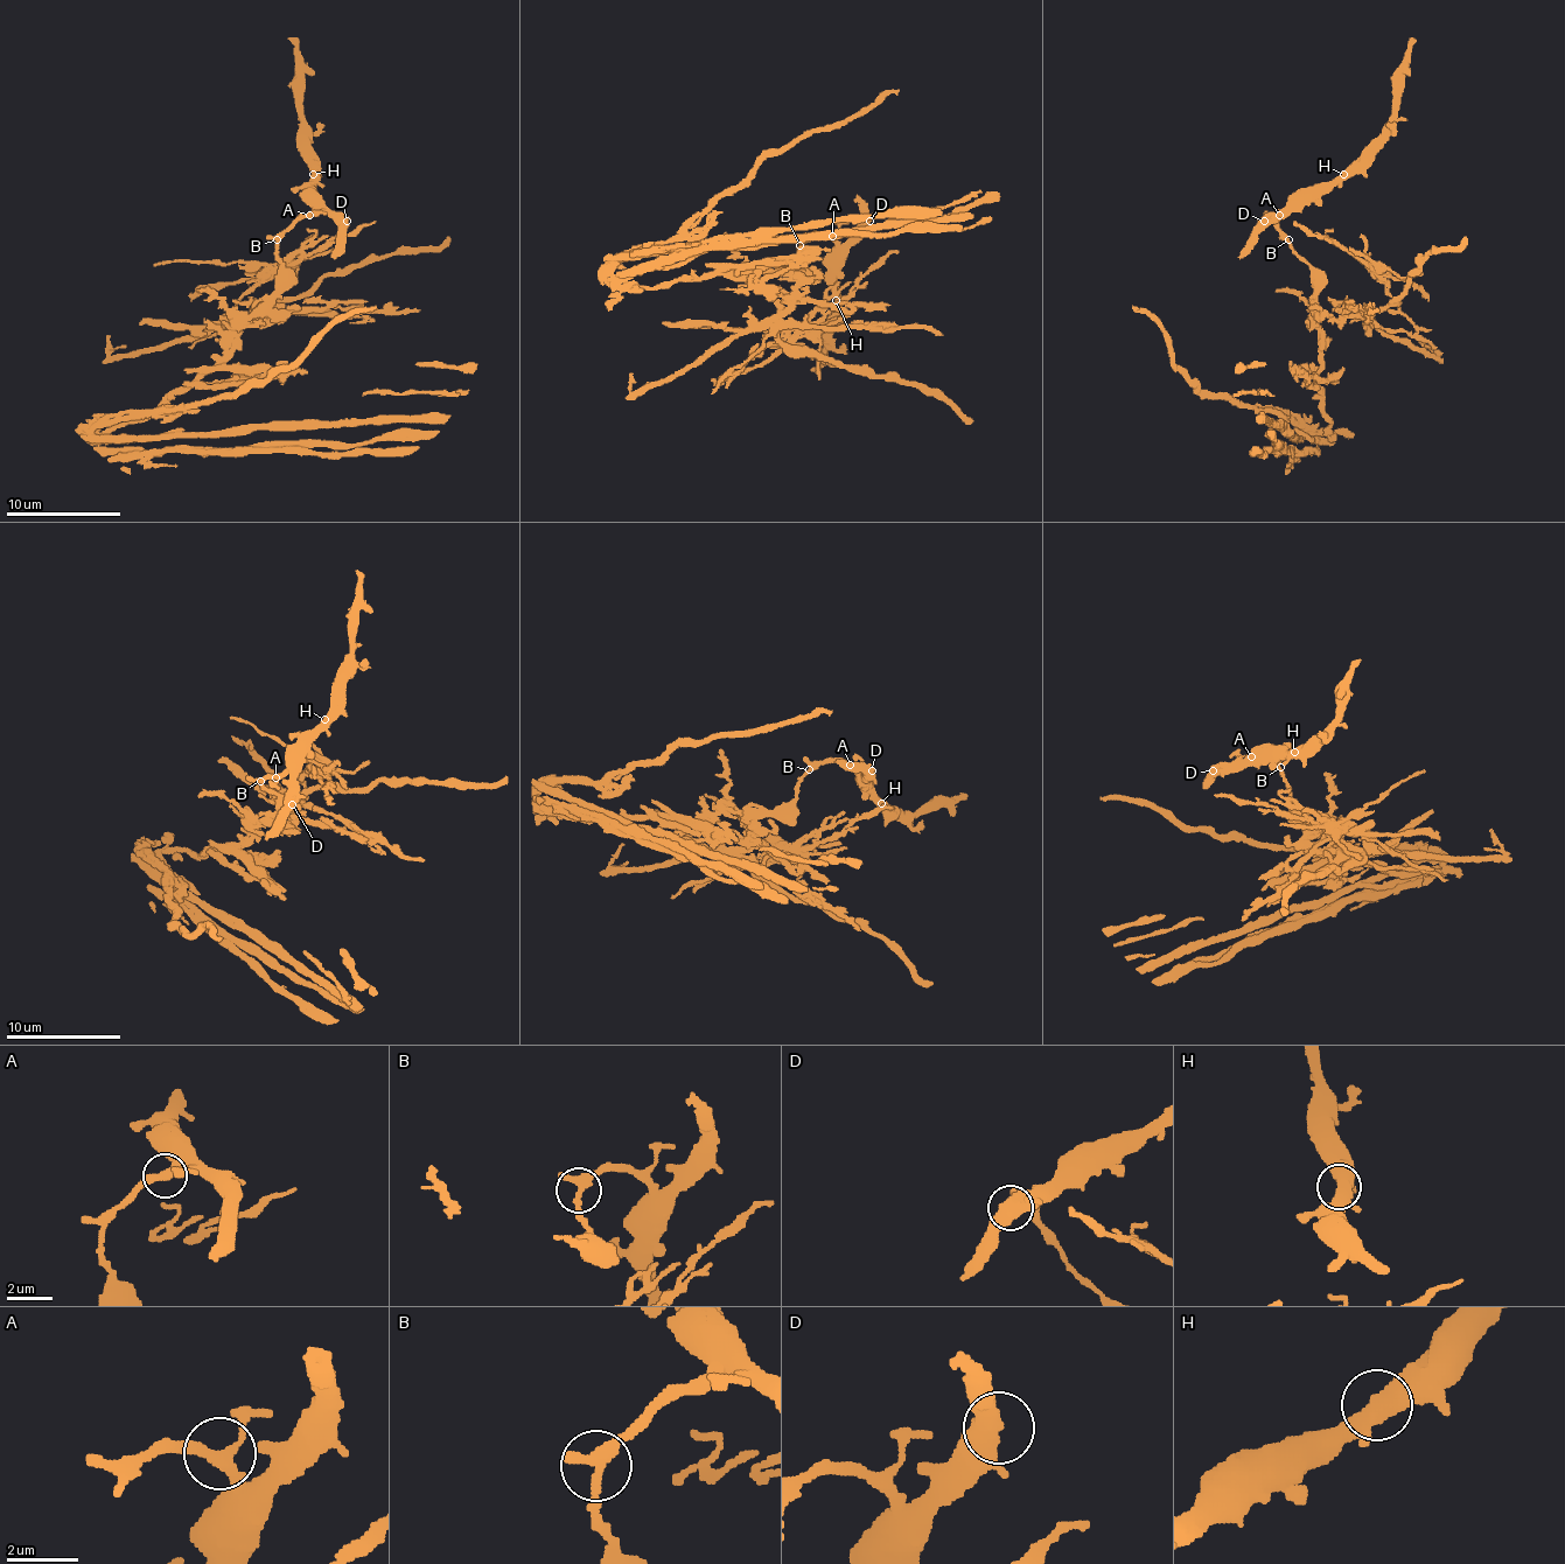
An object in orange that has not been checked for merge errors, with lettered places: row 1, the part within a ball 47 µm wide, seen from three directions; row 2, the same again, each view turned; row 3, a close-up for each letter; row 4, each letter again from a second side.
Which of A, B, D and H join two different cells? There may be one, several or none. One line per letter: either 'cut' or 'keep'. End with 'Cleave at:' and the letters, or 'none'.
A: keep
B: cut
D: keep
H: keep
Cleave at: B

